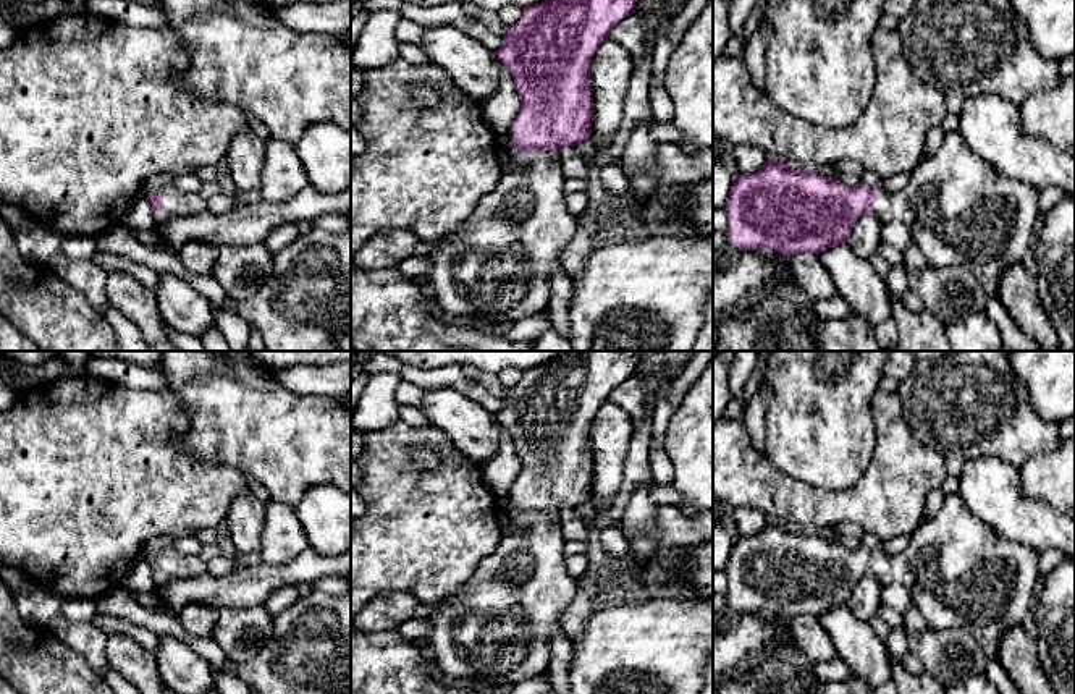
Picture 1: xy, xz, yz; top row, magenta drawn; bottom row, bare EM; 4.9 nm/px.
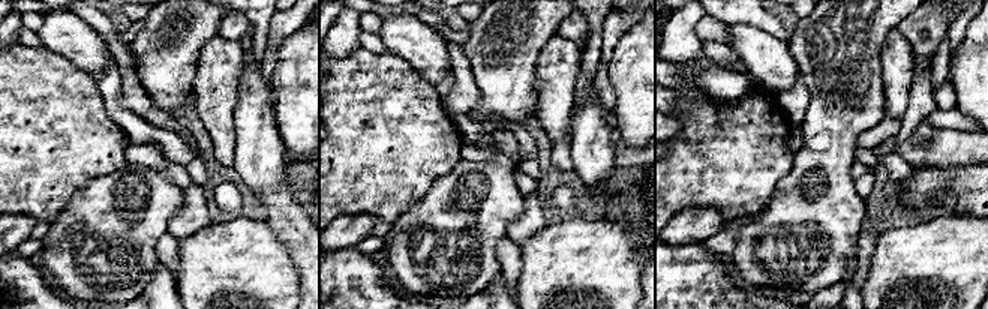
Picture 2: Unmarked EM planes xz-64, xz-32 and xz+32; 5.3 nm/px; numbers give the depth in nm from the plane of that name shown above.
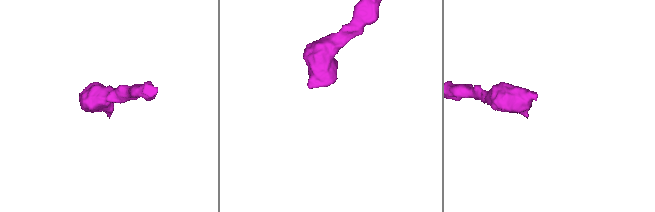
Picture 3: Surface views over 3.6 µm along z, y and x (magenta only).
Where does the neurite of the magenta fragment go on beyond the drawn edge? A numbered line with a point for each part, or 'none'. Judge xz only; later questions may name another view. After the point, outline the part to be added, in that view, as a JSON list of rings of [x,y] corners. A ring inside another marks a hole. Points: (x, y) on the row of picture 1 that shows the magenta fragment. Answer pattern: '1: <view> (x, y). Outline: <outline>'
1: xz (498, 262). Outline: [[[561,150],[524,152],[509,159],[516,171],[503,171],[498,186],[485,194],[469,218],[454,231],[435,241],[430,252],[432,270],[424,277],[430,299],[449,317],[466,319],[472,315],[490,317],[496,322],[517,322],[548,311],[551,288],[550,277],[564,272],[561,252],[574,238],[577,217],[564,201],[564,173]]]

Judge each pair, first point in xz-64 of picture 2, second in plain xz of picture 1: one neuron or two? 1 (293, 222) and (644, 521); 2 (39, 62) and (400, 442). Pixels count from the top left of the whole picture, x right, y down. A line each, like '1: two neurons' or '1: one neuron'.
1: one neuron
2: one neuron

